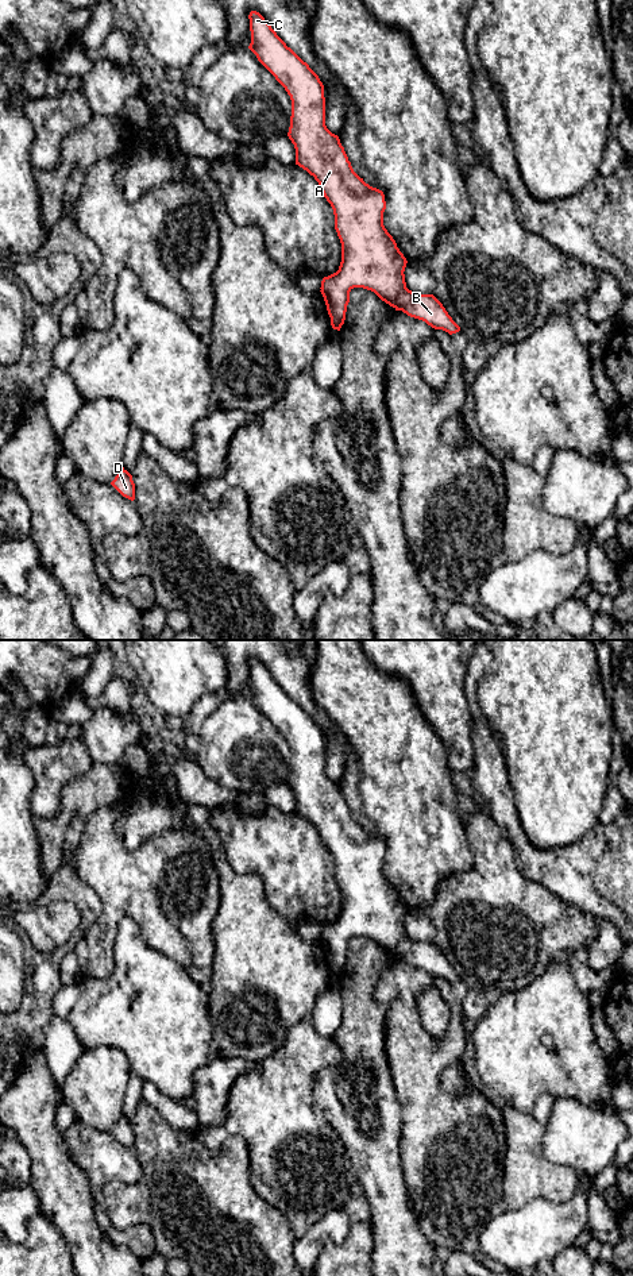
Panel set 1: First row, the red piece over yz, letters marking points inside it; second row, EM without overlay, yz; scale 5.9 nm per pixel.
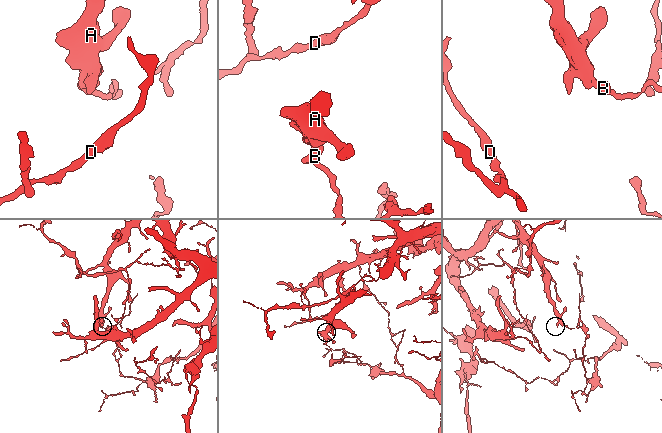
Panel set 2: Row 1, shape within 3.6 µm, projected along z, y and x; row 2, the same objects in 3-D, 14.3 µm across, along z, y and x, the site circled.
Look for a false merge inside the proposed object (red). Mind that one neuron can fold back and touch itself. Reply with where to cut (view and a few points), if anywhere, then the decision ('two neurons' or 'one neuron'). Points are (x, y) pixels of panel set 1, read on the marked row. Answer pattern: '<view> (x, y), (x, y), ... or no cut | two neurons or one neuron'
yz (405, 286), (394, 307) | two neurons

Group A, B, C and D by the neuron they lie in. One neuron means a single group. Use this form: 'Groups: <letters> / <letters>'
Groups: A C / B D

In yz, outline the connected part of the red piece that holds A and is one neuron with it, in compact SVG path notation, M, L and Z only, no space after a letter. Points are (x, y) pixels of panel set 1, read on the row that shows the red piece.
M251 11L248 19L251 31L248 49L285 88L292 100L287 136L296 149L296 165L314 177L333 209L335 230L341 243L341 262L336 273L323 278L320 292L332 328L340 331L346 320L350 292L354 288L371 290L382 301L395 308L401 290L406 288L404 271L408 261L383 225L386 209L383 192L366 184L354 171L339 136L325 126L324 85L319 76L286 46L259 12Z

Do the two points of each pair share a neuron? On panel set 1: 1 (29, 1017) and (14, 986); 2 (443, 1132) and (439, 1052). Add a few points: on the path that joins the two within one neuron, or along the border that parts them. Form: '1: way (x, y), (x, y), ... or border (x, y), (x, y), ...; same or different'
1: border (24, 971), (24, 994), (20, 1005), (14, 1012); different
2: way (431, 1111), (431, 1072); same

